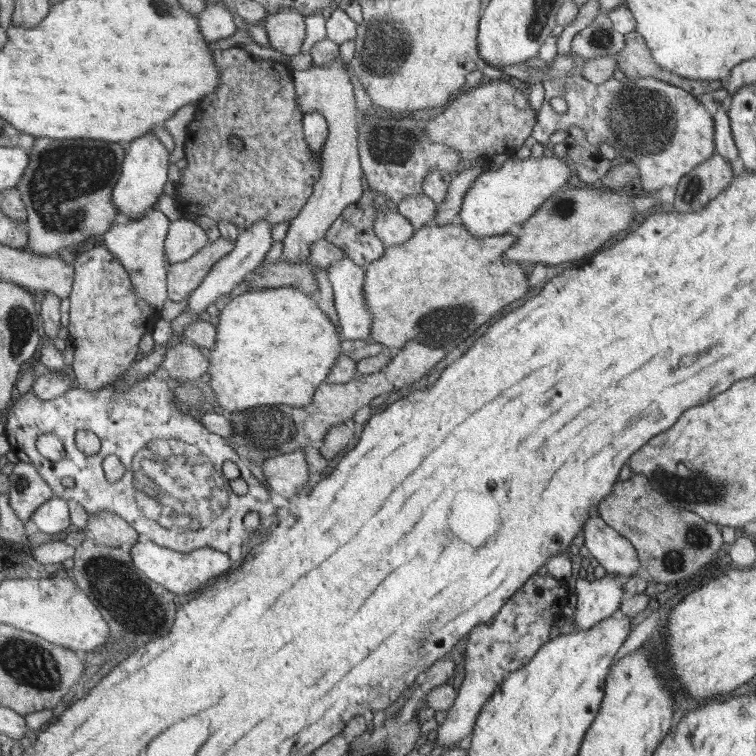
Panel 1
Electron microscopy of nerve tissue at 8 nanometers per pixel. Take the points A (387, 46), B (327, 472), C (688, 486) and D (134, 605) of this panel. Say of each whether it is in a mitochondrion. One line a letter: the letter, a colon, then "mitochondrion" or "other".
A: mitochondrion
B: other
C: mitochondrion
D: mitochondrion

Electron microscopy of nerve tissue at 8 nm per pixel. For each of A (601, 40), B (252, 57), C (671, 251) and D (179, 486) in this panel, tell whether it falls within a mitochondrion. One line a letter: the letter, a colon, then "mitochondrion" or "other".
A: mitochondrion
B: other
C: other
D: mitochondrion

